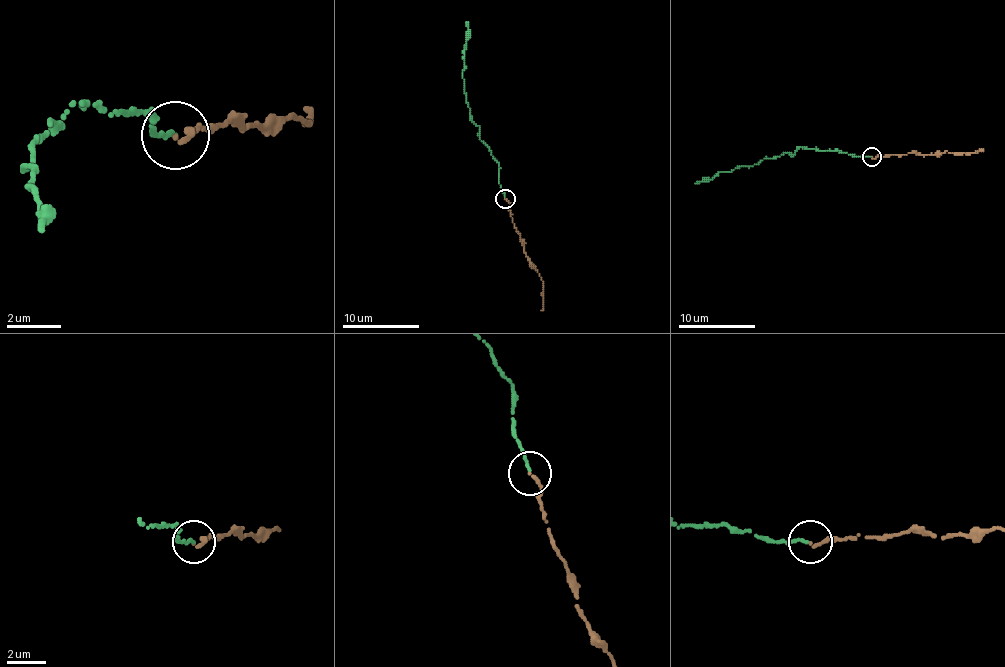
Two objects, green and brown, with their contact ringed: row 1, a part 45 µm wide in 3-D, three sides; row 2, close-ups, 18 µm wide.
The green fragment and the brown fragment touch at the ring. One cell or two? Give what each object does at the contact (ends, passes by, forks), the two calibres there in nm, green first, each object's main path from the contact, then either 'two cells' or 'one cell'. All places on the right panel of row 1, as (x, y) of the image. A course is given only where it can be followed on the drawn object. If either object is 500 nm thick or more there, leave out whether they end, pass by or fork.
green ends | brown ends | 160/180 nm | green via (870, 156), (801, 147), (793, 154), (787, 153), (751, 166), (718, 172), (710, 179), (695, 183) | brown via (872, 156), (908, 153), (977, 153), (983, 149) | one cell

